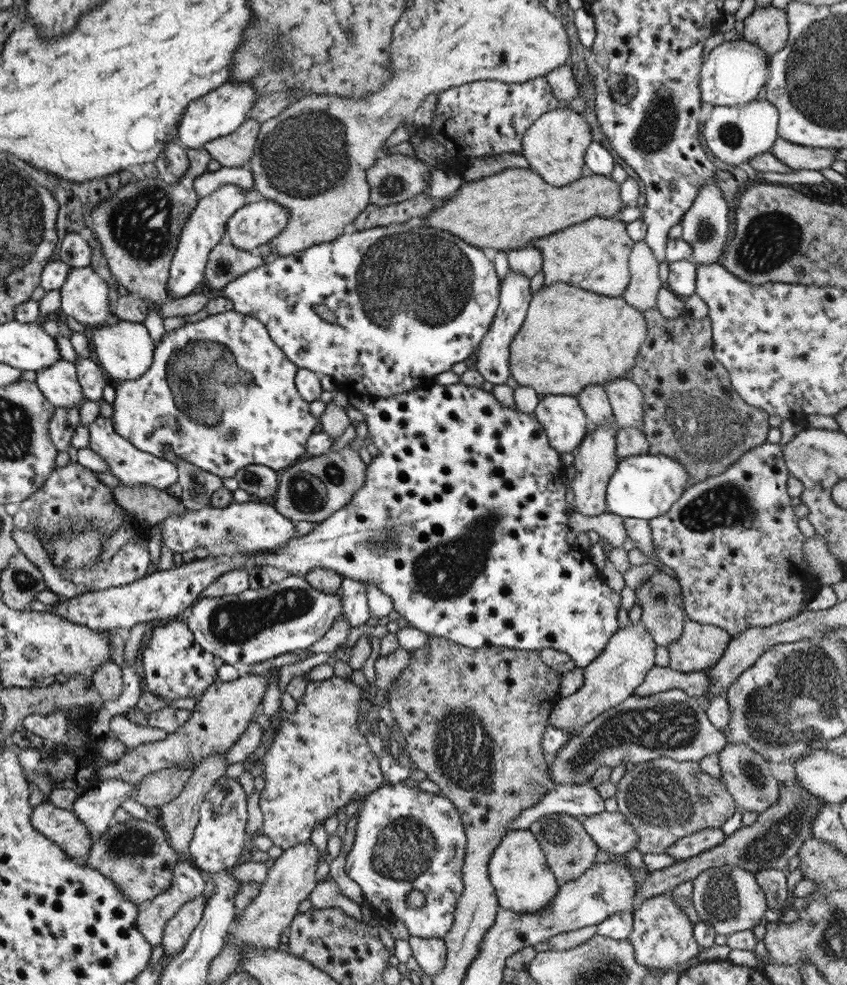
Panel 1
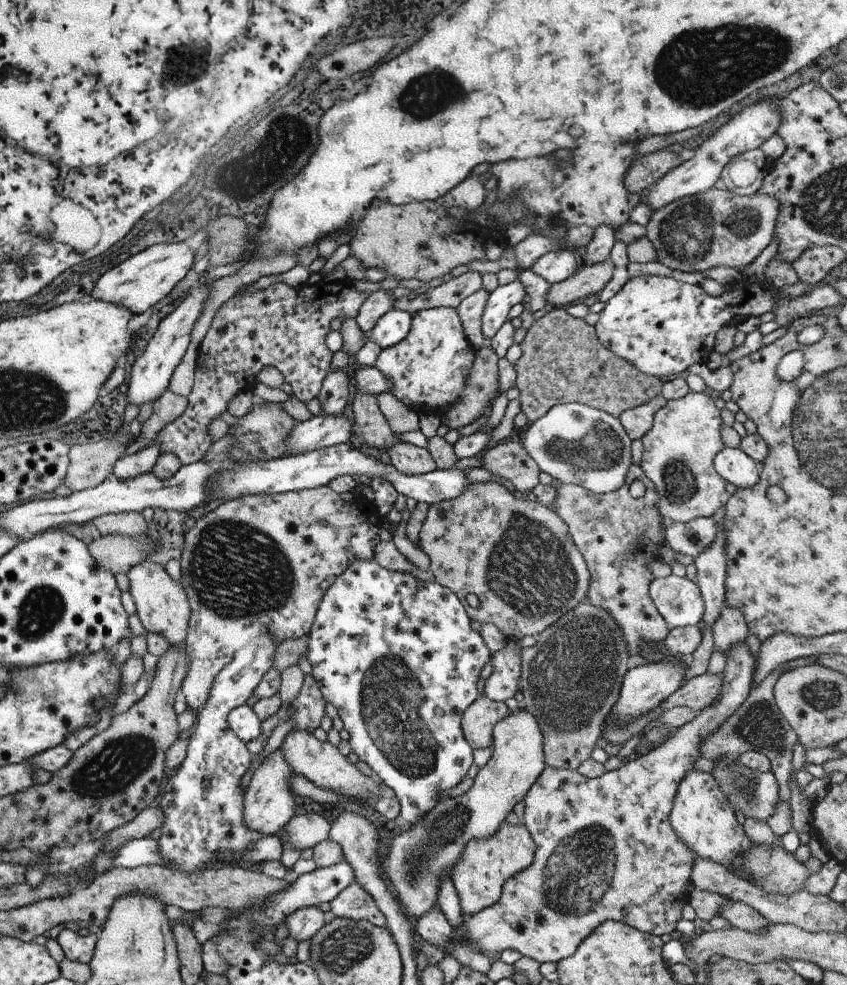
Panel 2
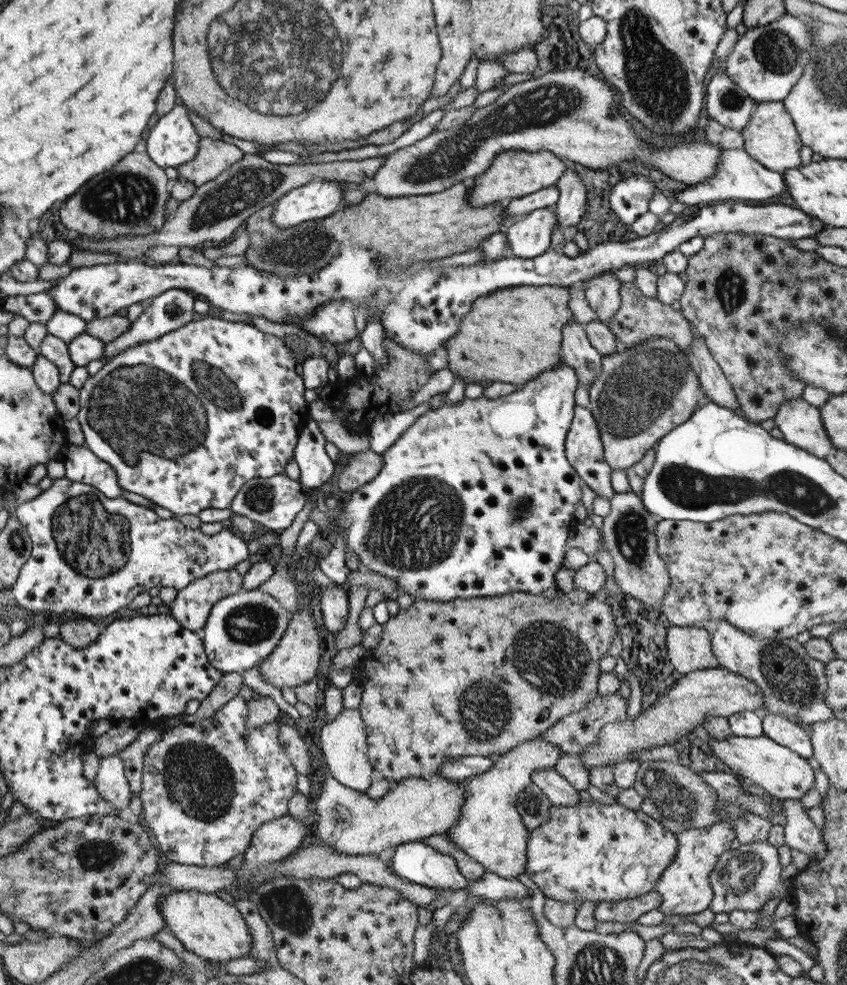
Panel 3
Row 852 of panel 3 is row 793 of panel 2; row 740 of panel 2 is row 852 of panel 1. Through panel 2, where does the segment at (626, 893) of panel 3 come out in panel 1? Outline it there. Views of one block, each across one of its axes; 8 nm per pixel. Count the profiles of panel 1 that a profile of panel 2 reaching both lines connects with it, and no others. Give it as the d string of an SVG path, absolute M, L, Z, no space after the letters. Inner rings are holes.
M715 828L715 830L699 830L691 836L685 836L677 842L673 842L673 846L669 846L665 850L665 854L669 854L673 860L689 860L697 854L703 854L707 850L713 850L715 846L719 846L721 842L725 842L725 832L721 828Z

